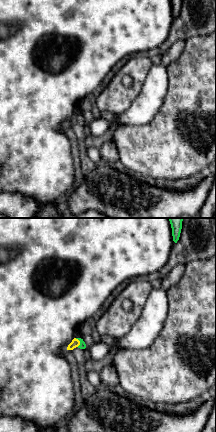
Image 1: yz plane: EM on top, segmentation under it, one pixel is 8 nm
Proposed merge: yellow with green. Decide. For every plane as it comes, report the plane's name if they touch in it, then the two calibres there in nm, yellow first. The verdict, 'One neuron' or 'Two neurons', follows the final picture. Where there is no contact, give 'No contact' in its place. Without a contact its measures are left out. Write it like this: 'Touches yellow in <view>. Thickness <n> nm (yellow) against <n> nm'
Touches yellow in yz. Thickness 70 nm (yellow) against 50 nm

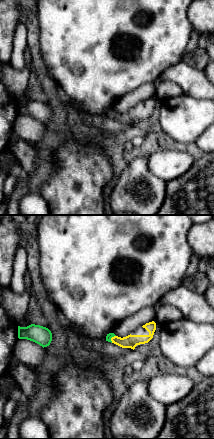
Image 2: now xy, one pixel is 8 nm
Touches yellow in xy. Thickness 110 nm (yellow) against 50 nm

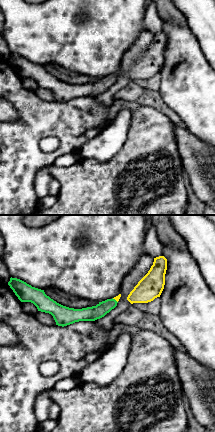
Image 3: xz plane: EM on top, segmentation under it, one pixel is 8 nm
Touches yellow in xz. Thickness 40 nm (yellow) against 120 nm

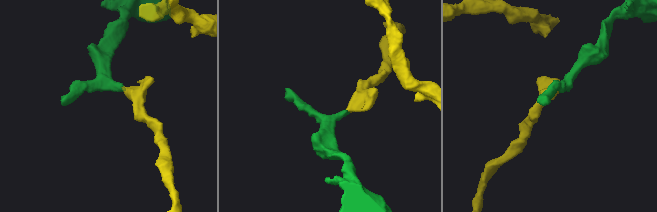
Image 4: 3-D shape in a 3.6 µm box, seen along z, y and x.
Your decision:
One neuron

